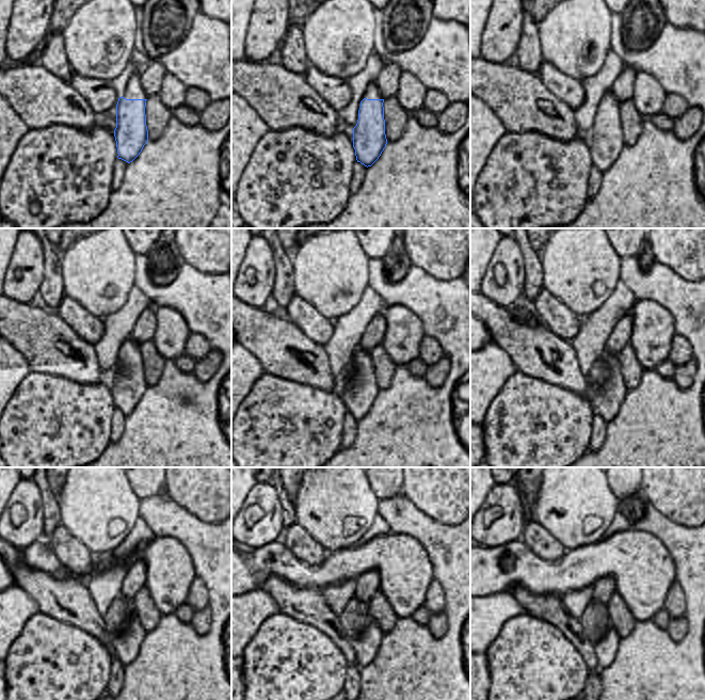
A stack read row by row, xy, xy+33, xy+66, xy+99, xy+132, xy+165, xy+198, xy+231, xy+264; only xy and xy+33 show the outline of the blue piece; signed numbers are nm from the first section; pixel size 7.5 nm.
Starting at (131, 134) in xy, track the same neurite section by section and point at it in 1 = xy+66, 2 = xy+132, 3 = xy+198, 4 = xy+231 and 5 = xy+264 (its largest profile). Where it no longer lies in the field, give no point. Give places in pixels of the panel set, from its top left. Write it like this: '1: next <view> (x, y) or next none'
1: next xy+66 (608, 143)
2: next xy+132 (382, 371)
3: next xy+198 (127, 648)
4: next xy+231 (367, 647)
5: next xy+264 (607, 649)

